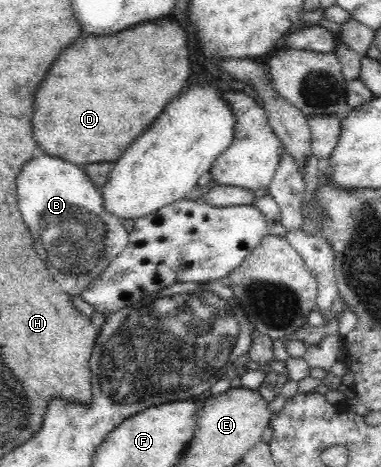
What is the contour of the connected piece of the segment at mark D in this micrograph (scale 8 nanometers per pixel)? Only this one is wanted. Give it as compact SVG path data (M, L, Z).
M164 17L140 23L108 37L80 35L68 49L60 53L58 61L54 61L46 79L38 87L32 117L34 139L50 157L76 161L81 167L86 163L116 161L130 147L130 143L154 123L170 99L182 93L188 77L190 61L186 31Z

